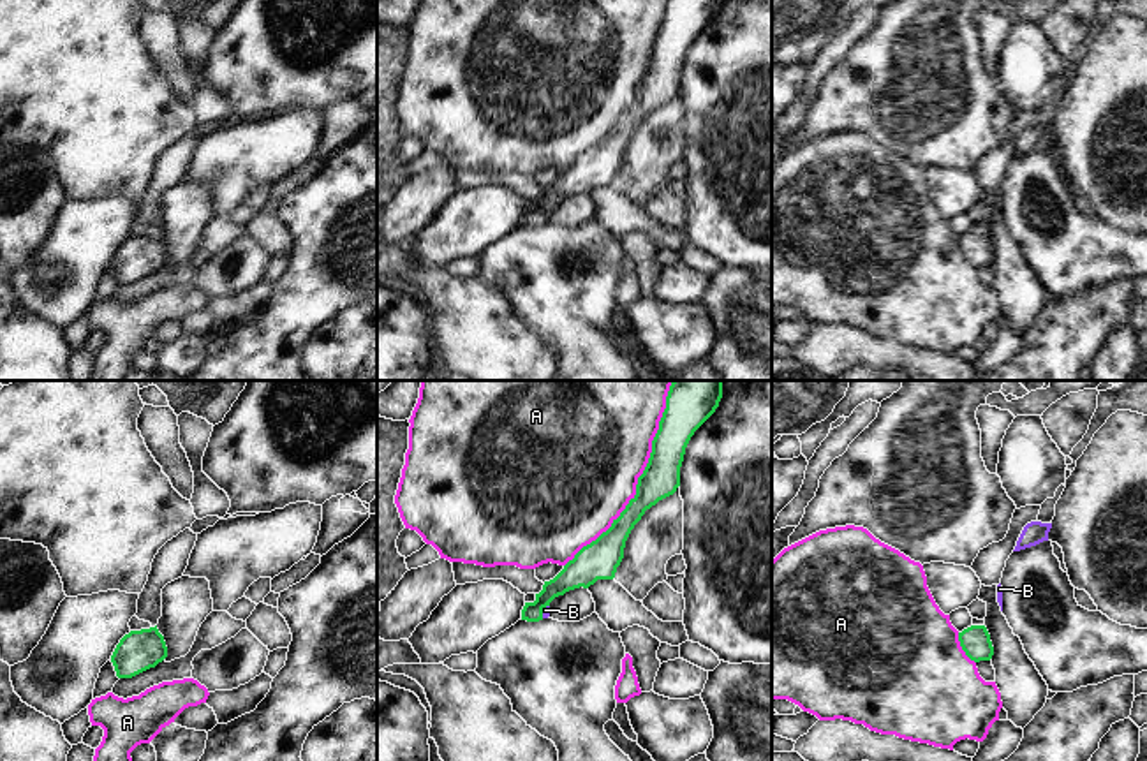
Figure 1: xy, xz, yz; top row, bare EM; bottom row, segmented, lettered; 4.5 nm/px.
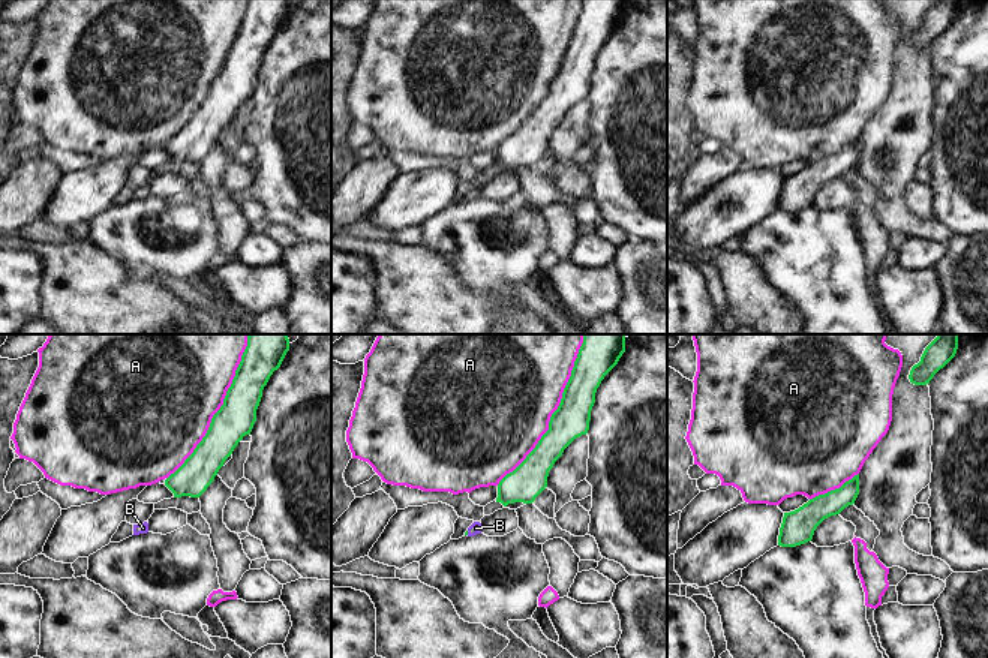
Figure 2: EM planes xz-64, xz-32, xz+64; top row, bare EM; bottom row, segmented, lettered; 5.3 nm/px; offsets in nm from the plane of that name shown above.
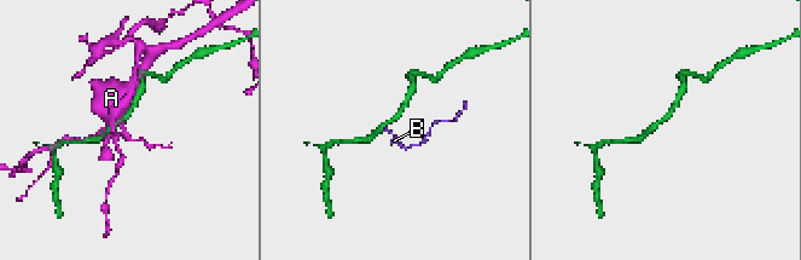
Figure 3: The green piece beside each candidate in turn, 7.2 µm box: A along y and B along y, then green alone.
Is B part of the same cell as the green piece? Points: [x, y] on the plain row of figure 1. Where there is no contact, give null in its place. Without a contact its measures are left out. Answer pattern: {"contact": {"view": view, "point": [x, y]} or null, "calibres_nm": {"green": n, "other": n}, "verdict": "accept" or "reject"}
{"contact": {"view": "xz", "point": [541, 217]}, "calibres_nm": {"green": 130, "other": 30}, "verdict": "accept"}

